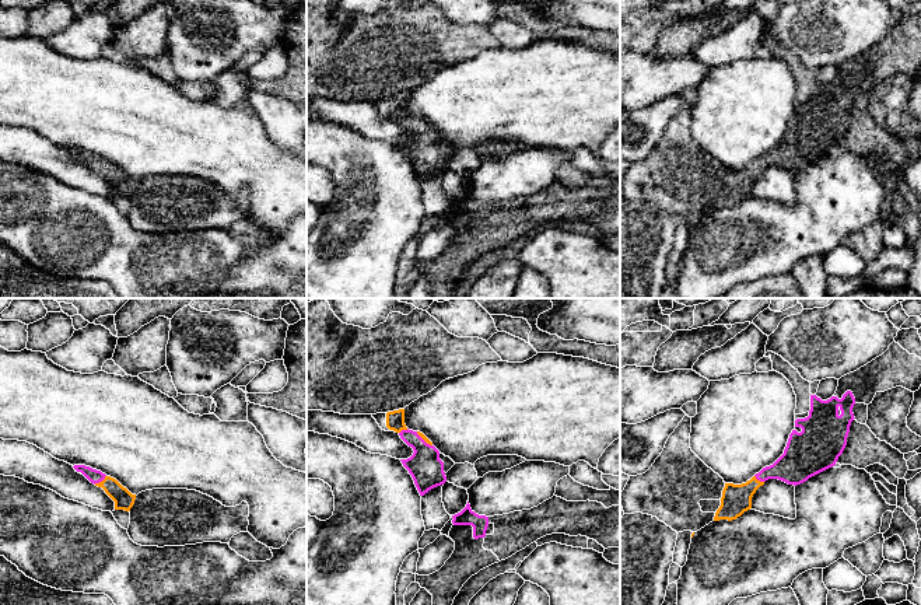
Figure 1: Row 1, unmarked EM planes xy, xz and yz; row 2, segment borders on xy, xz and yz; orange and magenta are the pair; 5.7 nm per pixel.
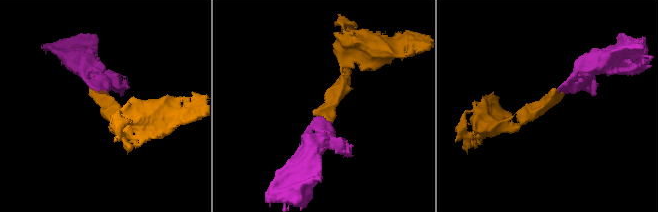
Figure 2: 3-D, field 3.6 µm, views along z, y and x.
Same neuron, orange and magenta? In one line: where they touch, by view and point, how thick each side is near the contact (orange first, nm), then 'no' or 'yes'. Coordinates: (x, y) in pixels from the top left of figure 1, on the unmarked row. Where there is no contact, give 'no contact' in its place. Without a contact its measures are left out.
xy (100, 168) | 110/80 nm | yes

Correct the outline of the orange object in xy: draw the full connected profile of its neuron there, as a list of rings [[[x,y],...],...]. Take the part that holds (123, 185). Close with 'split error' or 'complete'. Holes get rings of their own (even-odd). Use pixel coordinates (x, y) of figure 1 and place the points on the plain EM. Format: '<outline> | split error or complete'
[[[74,151],[73,154],[77,158],[81,158],[91,169],[102,174],[105,179],[115,188],[115,196],[130,197],[134,190],[136,181],[132,181],[116,165],[85,151]]] | split error

